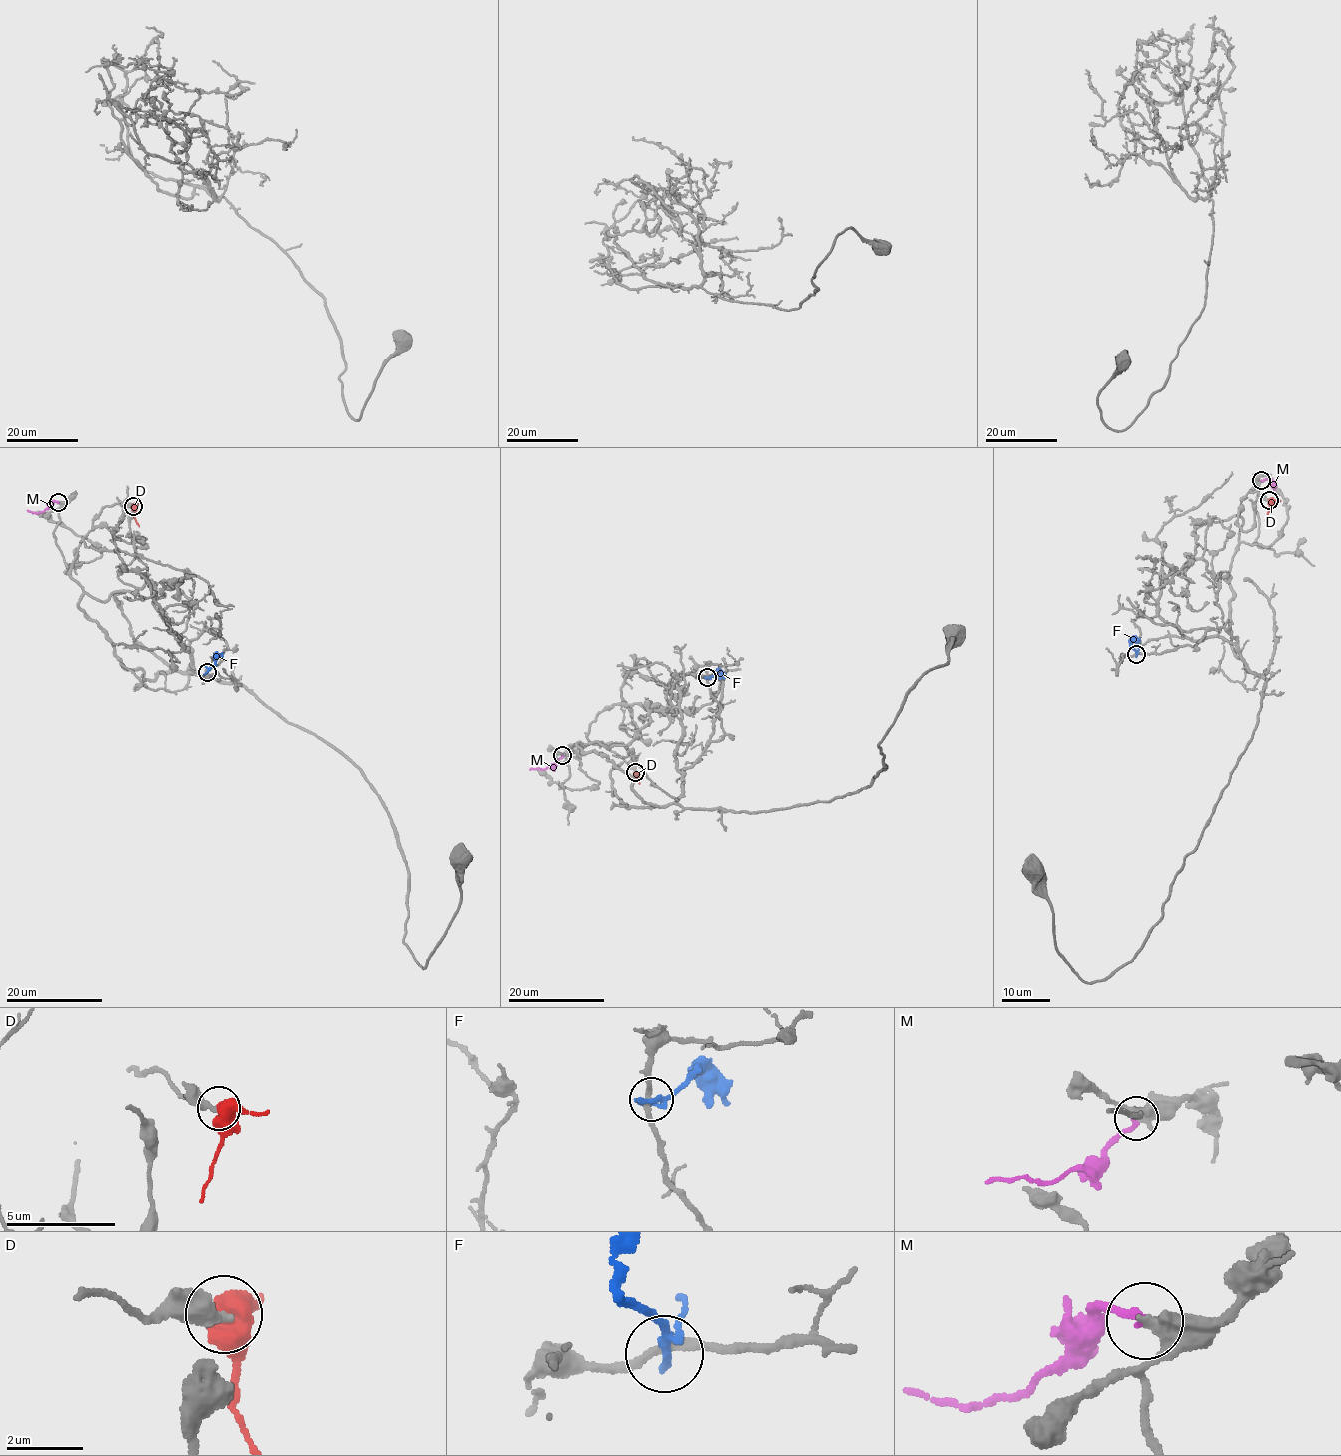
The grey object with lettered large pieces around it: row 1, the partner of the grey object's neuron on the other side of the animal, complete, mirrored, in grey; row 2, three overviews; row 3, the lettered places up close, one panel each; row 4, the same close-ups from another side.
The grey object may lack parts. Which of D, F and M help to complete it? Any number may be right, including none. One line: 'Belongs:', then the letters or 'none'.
Belongs: D

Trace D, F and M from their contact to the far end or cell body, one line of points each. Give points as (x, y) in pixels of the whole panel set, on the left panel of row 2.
D: (133, 506), (138, 526)
F: (206, 672), (222, 652)
M: (59, 502), (53, 501), (43, 511), (27, 510)

